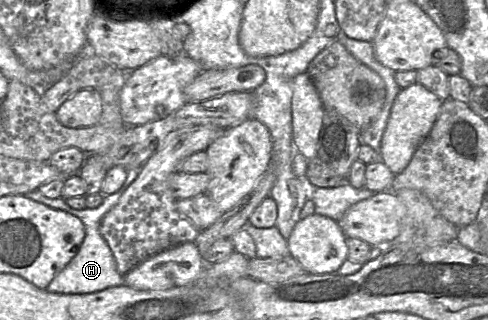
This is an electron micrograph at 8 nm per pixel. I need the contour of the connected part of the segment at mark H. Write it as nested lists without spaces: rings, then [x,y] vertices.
[[[140,168],[127,169],[127,177],[121,188],[113,194],[105,195],[103,202],[94,209],[73,209],[67,205],[63,197],[47,198],[38,190],[24,194],[24,196],[33,201],[44,204],[53,209],[64,211],[79,218],[85,226],[85,238],[77,254],[73,257],[70,263],[54,277],[45,289],[46,291],[56,294],[88,294],[124,284],[124,276],[117,270],[112,251],[100,234],[99,228],[102,218],[118,203],[121,195],[130,186],[130,184],[136,180],[139,172]]]

